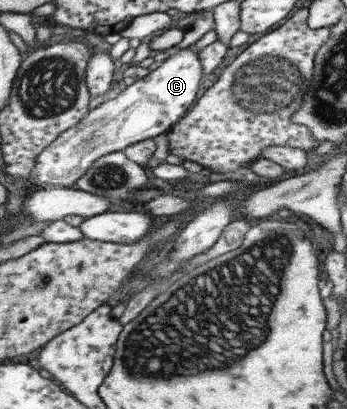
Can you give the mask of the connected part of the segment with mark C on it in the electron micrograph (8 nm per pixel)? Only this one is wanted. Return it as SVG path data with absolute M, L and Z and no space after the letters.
M193 48L172 50L171 56L165 59L157 69L151 71L146 77L135 81L119 93L105 99L103 103L89 111L89 114L77 126L66 130L55 142L38 156L35 166L35 188L46 189L47 186L71 188L78 185L78 181L85 176L99 158L115 152L124 152L136 142L155 138L159 134L167 134L187 113L199 98L201 82L205 82L203 63L200 51Z

